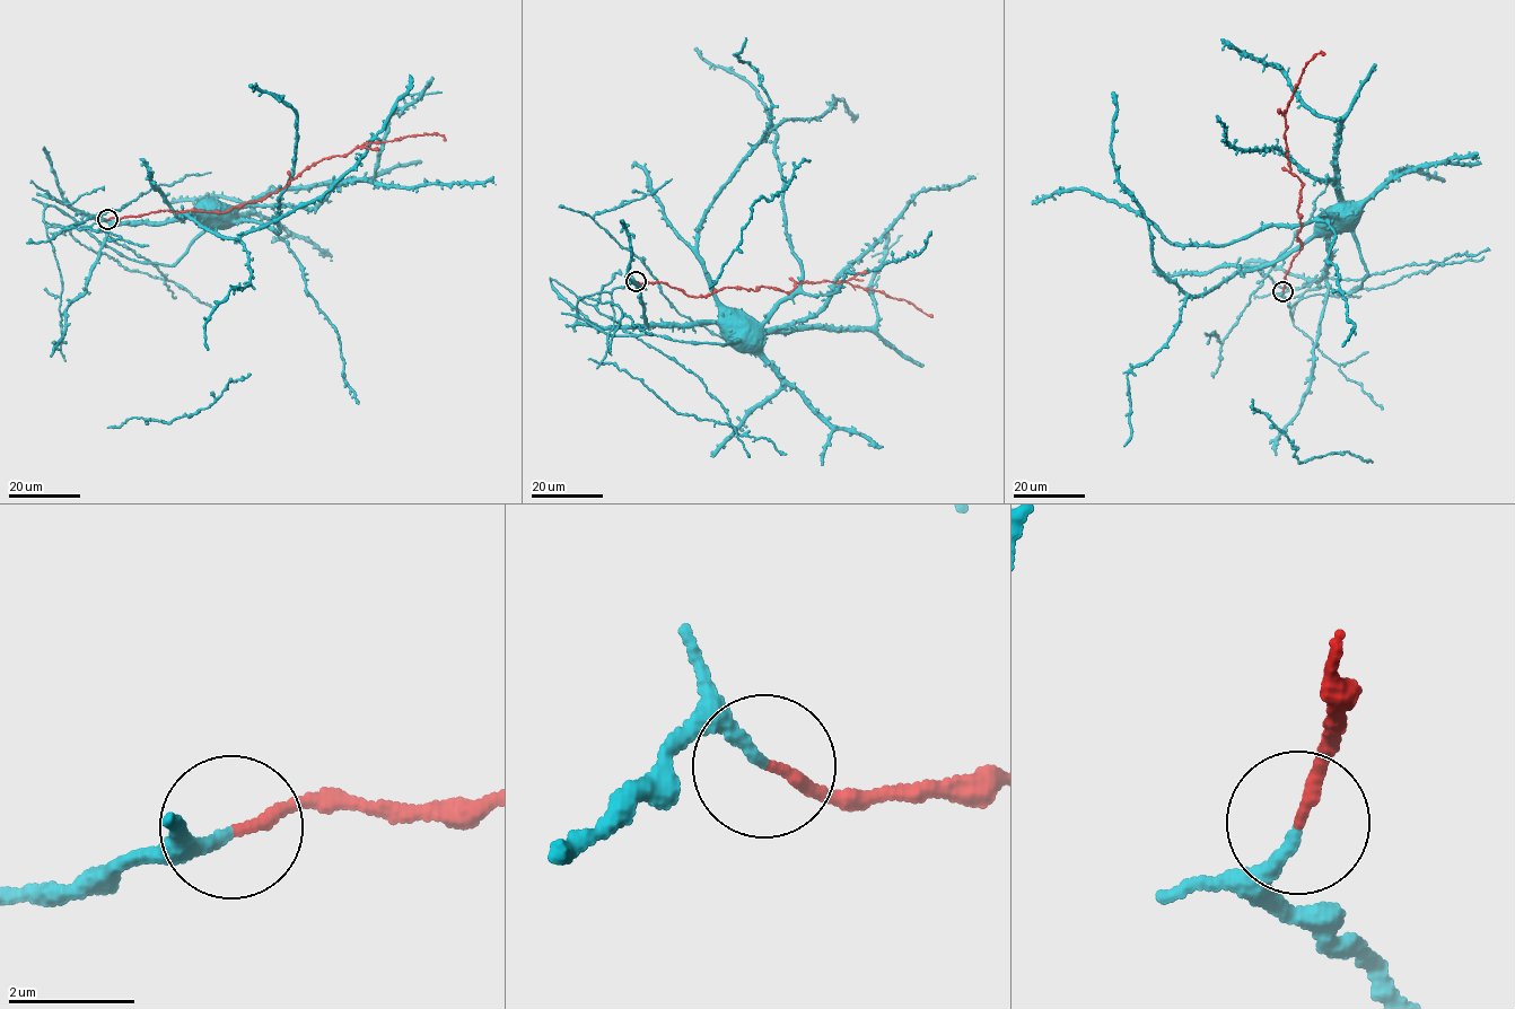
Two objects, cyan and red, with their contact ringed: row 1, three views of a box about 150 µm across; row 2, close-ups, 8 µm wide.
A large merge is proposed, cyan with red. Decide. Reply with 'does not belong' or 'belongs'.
belongs

